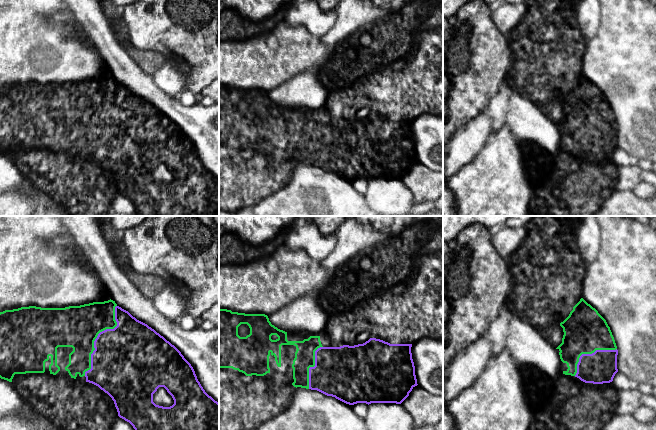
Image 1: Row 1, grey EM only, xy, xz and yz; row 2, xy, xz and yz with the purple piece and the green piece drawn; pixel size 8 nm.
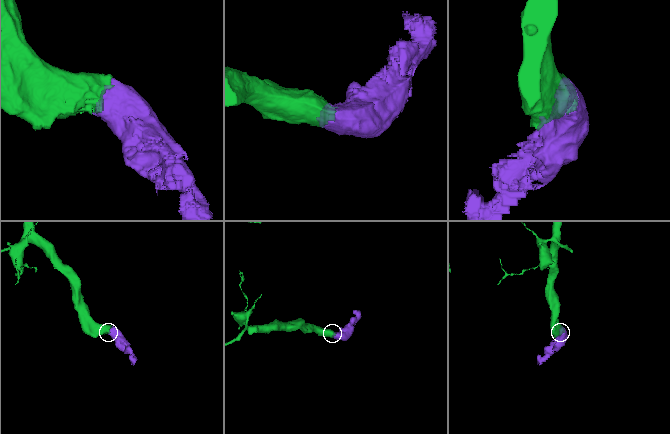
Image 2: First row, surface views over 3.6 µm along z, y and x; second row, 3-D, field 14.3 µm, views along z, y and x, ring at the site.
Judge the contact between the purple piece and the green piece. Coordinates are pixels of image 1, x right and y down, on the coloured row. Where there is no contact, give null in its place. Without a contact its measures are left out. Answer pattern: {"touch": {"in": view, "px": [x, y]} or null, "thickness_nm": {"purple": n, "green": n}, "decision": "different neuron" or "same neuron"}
{"touch": {"in": "xy", "px": [97, 336]}, "thickness_nm": {"purple": 440, "green": 340}, "decision": "same neuron"}

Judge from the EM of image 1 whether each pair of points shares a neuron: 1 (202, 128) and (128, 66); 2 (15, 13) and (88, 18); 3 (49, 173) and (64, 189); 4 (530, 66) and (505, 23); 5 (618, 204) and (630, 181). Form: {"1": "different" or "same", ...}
{"1": "same", "2": "different", "3": "same", "4": "different", "5": "different"}

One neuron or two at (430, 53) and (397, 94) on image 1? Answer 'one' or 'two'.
one

